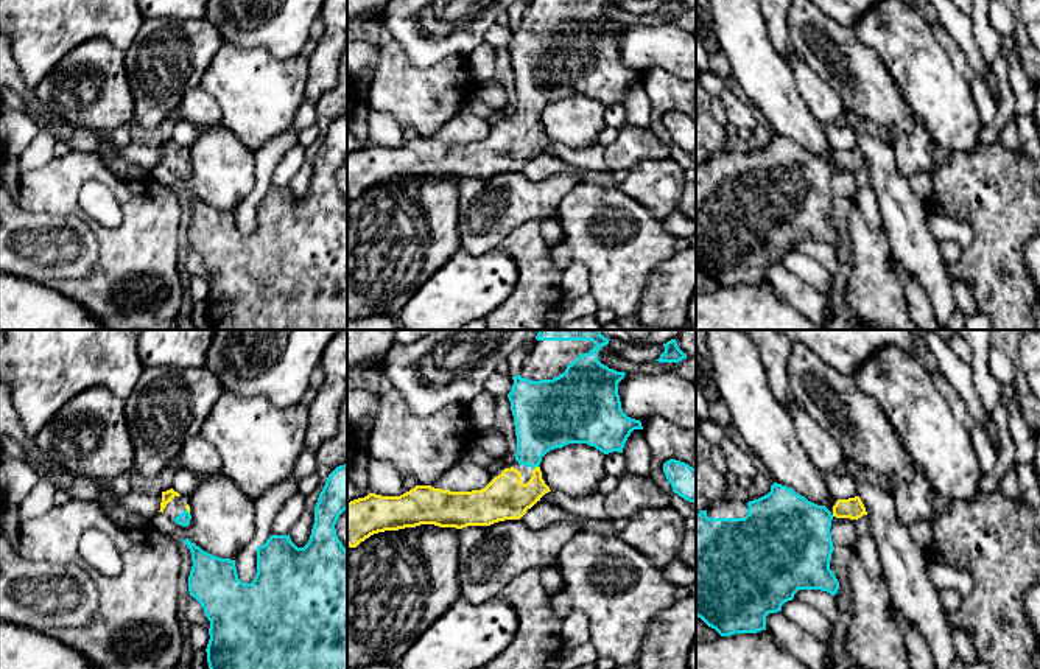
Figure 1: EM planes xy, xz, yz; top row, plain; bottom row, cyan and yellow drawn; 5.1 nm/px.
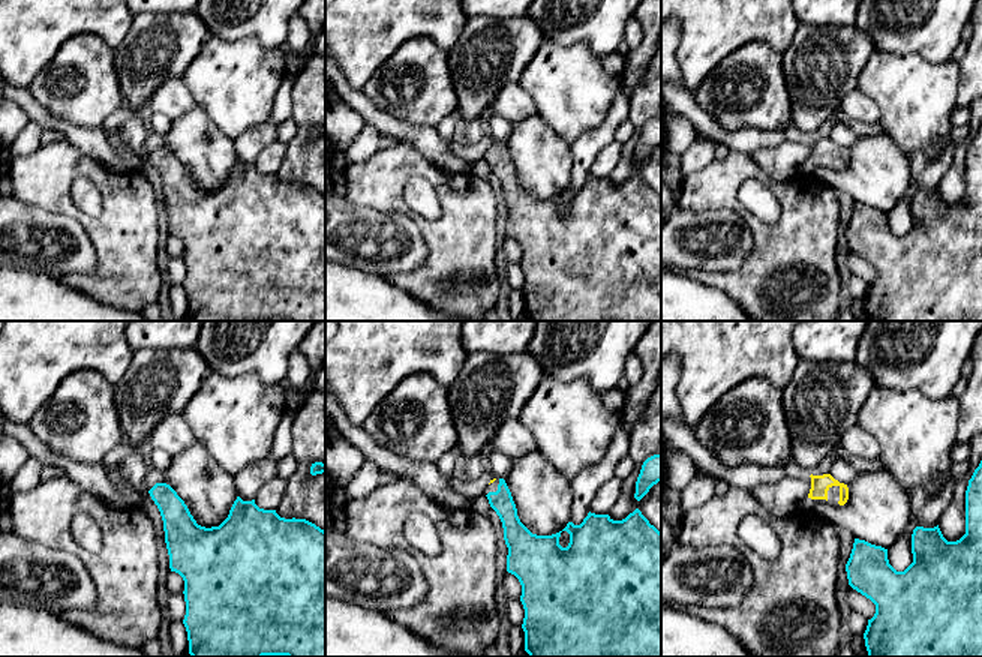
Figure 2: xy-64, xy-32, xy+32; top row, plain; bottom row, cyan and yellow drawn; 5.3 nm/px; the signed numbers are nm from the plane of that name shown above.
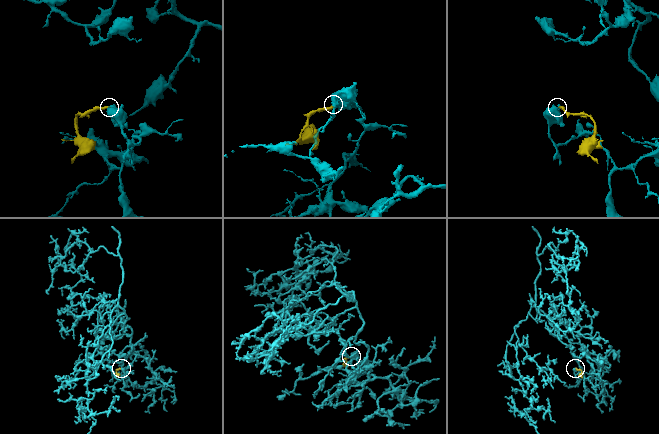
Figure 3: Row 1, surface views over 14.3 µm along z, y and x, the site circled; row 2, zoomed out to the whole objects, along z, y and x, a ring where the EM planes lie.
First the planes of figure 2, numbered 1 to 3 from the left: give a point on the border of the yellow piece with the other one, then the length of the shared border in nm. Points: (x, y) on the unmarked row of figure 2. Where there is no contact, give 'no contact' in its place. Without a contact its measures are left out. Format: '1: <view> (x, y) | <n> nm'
1: no contact
2: no contact
3: no contact

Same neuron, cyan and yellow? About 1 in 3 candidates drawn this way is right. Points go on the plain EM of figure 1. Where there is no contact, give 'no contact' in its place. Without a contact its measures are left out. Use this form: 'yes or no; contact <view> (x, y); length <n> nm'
yes; contact xz (534, 119); length 40 nm

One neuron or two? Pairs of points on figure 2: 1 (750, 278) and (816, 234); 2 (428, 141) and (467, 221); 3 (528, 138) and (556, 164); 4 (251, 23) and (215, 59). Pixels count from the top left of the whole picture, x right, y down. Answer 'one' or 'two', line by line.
1: one
2: two
3: one
4: two

